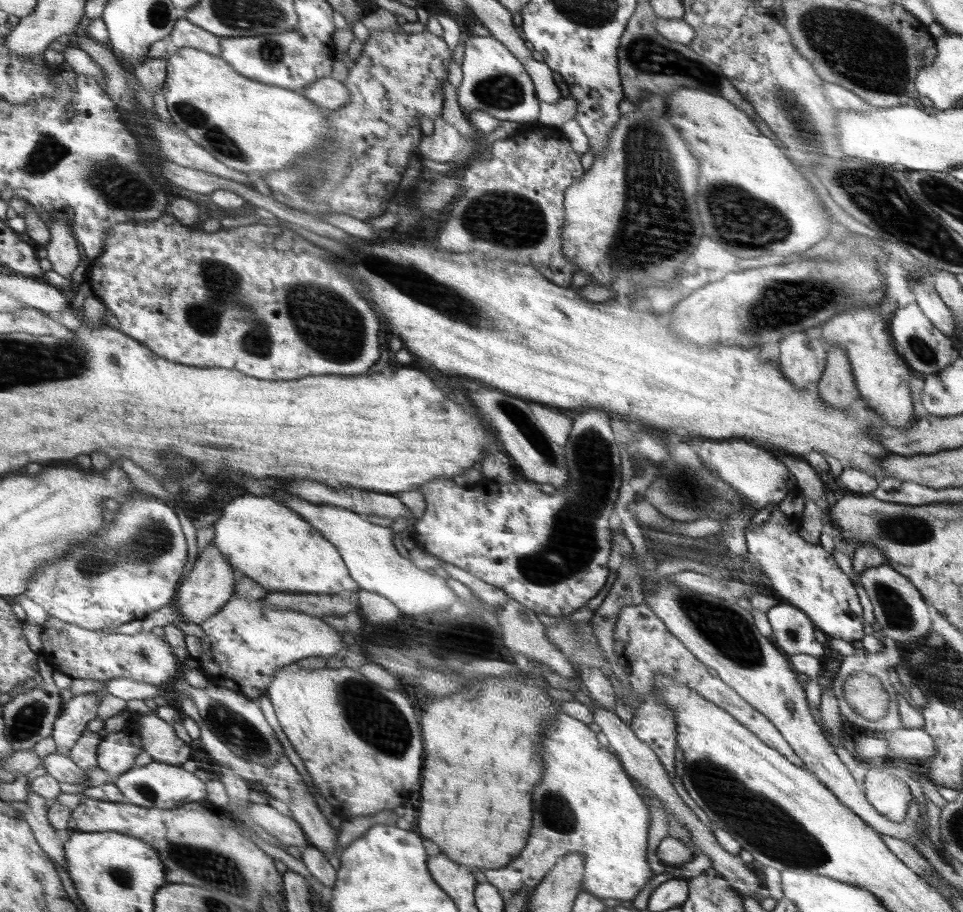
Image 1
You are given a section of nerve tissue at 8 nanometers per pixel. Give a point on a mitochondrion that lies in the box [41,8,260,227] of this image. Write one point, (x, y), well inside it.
(123, 189)

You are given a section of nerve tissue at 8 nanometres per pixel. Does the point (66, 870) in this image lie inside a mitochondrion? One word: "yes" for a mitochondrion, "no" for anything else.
no

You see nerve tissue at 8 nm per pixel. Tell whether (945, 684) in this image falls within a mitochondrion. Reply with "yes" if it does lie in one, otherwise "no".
yes

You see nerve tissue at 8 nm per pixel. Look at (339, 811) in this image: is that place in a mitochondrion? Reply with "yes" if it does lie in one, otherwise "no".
no

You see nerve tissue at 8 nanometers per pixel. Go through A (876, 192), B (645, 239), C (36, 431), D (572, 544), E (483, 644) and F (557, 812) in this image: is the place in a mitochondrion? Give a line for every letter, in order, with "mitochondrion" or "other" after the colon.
A: mitochondrion
B: mitochondrion
C: other
D: mitochondrion
E: other
F: mitochondrion

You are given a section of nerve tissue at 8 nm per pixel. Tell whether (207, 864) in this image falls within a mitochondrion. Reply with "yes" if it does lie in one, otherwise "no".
yes

